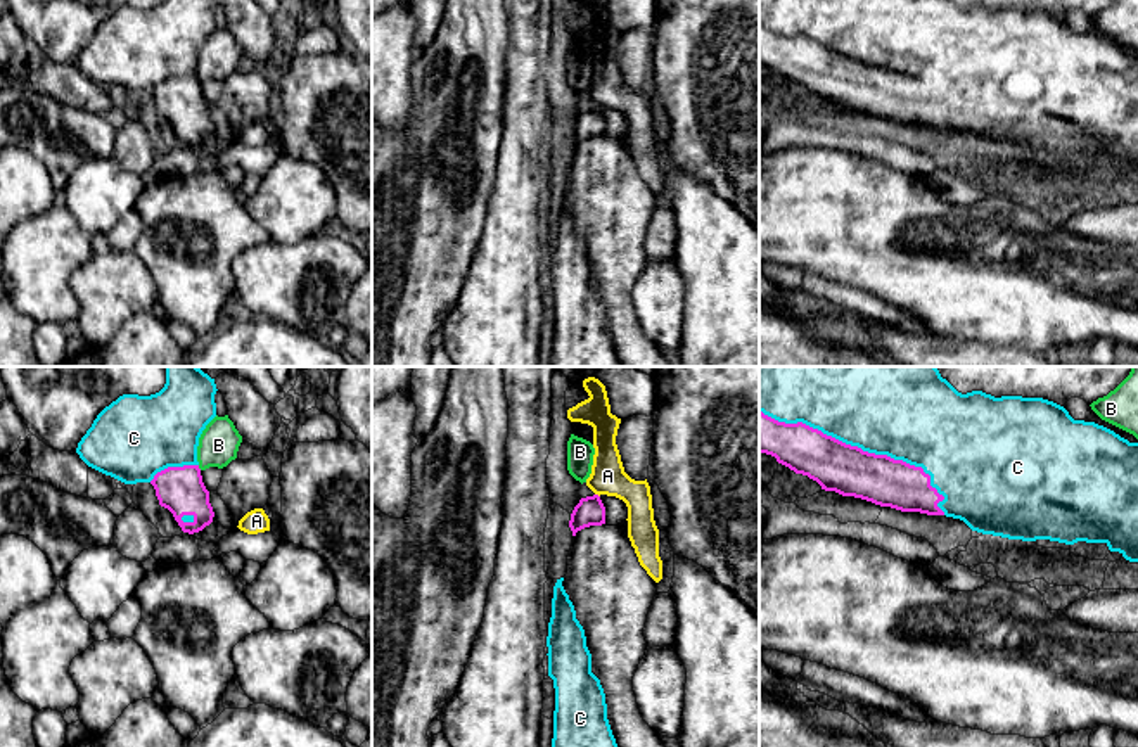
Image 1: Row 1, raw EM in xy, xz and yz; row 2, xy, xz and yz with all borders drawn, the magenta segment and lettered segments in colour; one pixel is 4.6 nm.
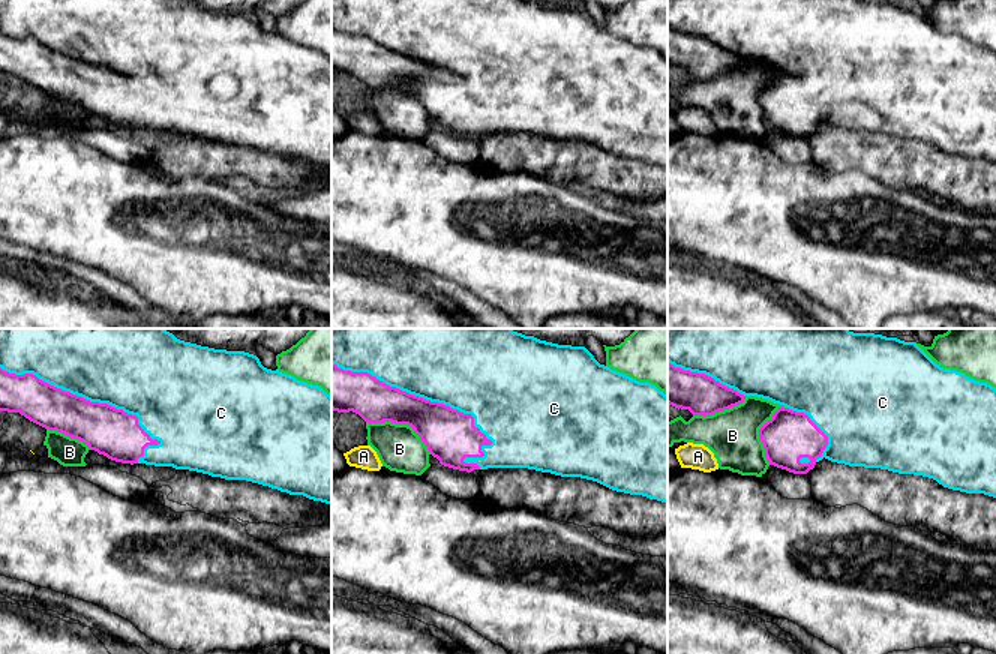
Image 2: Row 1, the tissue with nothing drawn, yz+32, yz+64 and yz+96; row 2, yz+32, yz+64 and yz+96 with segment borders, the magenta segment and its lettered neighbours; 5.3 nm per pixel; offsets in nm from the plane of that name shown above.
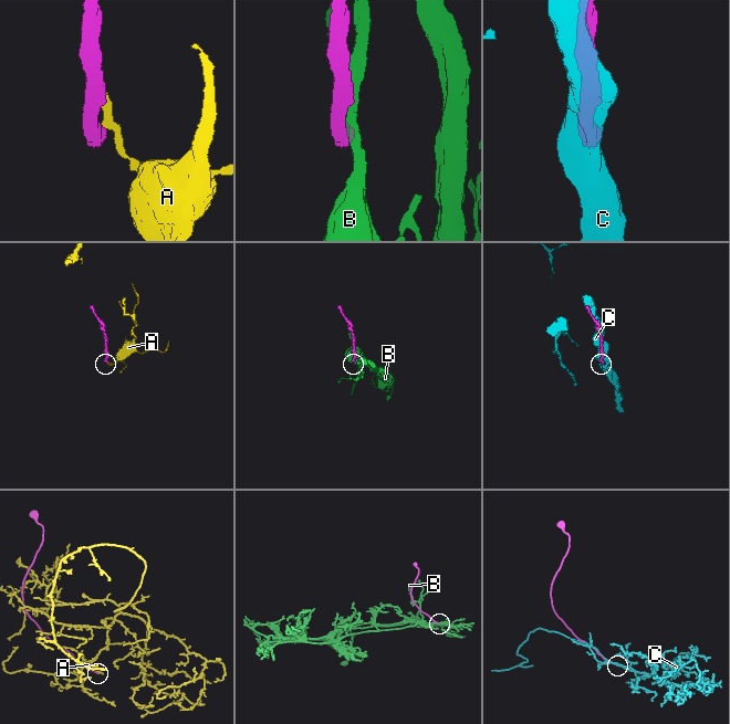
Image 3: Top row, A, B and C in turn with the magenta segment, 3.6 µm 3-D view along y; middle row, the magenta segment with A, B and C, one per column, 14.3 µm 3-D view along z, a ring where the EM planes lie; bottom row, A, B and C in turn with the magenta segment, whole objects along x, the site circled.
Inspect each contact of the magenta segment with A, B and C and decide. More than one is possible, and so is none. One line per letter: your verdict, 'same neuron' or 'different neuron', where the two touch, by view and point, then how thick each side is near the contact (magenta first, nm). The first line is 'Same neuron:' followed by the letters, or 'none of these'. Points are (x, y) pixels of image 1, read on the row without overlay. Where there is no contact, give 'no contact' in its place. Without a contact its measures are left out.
Same neuron: C
A: different neuron; meets magenta in xz at (597, 108); 140 nm thick on the magenta side, 160 nm on the other
B: different neuron; meets magenta in xy at (198, 80); 220 nm thick on the magenta side, 190 nm on the other
C: same neuron; meets magenta in yz at (862, 63); 240 nm thick on the magenta side, 340 nm on the other

